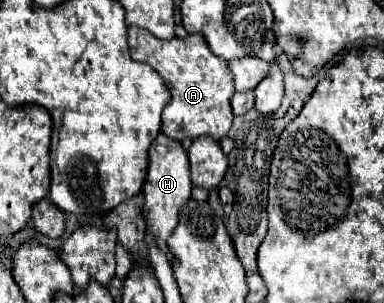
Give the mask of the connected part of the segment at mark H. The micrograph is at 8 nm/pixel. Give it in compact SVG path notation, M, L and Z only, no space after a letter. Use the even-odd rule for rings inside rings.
M159 133L157 139L153 141L153 145L149 147L149 169L147 169L147 179L143 183L143 195L145 195L143 215L145 215L147 227L157 237L157 245L161 247L161 251L169 257L165 241L173 233L173 229L175 229L175 225L179 221L179 209L191 197L191 179L189 179L187 151L183 149L183 145L179 141L169 139L163 133ZM159 147L165 147L165 153L161 153Z

